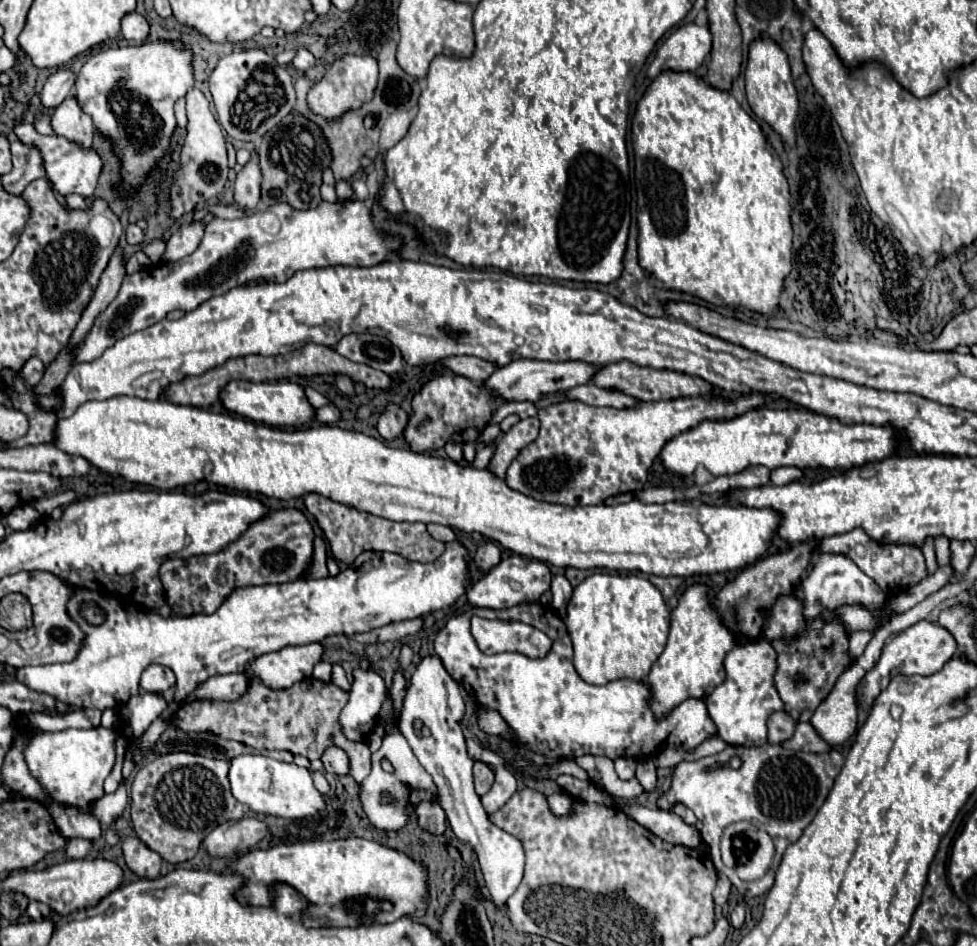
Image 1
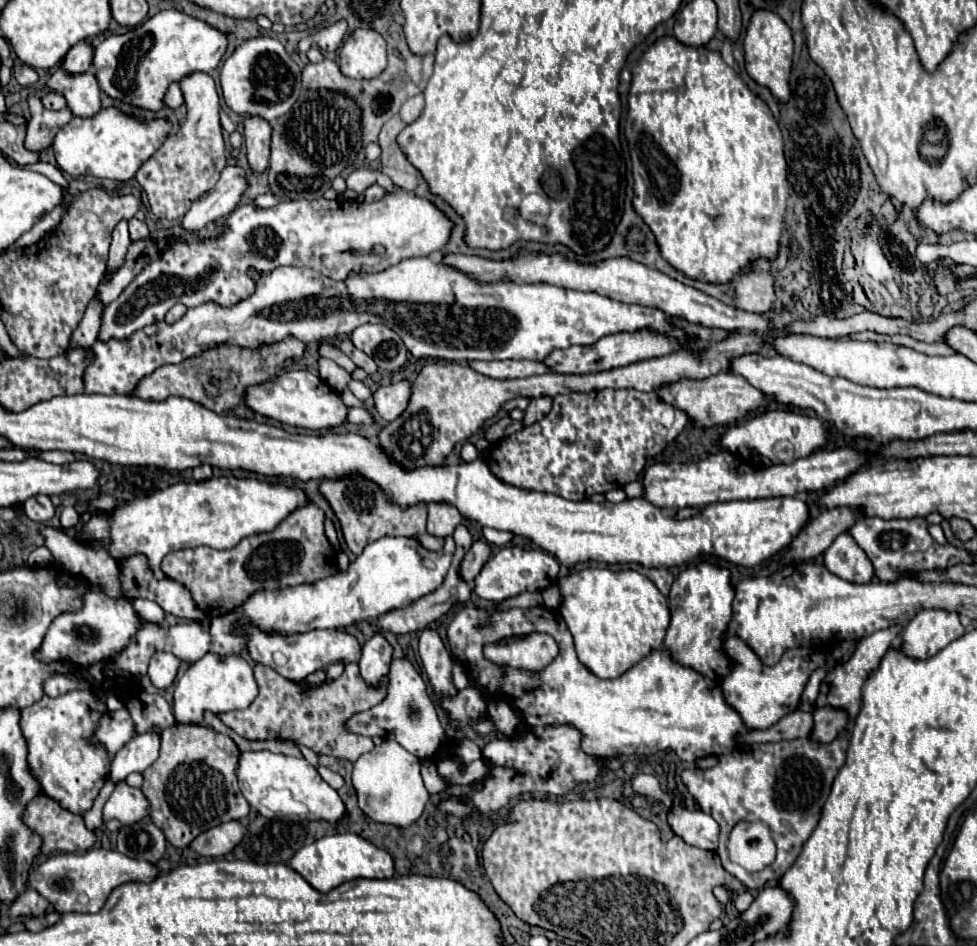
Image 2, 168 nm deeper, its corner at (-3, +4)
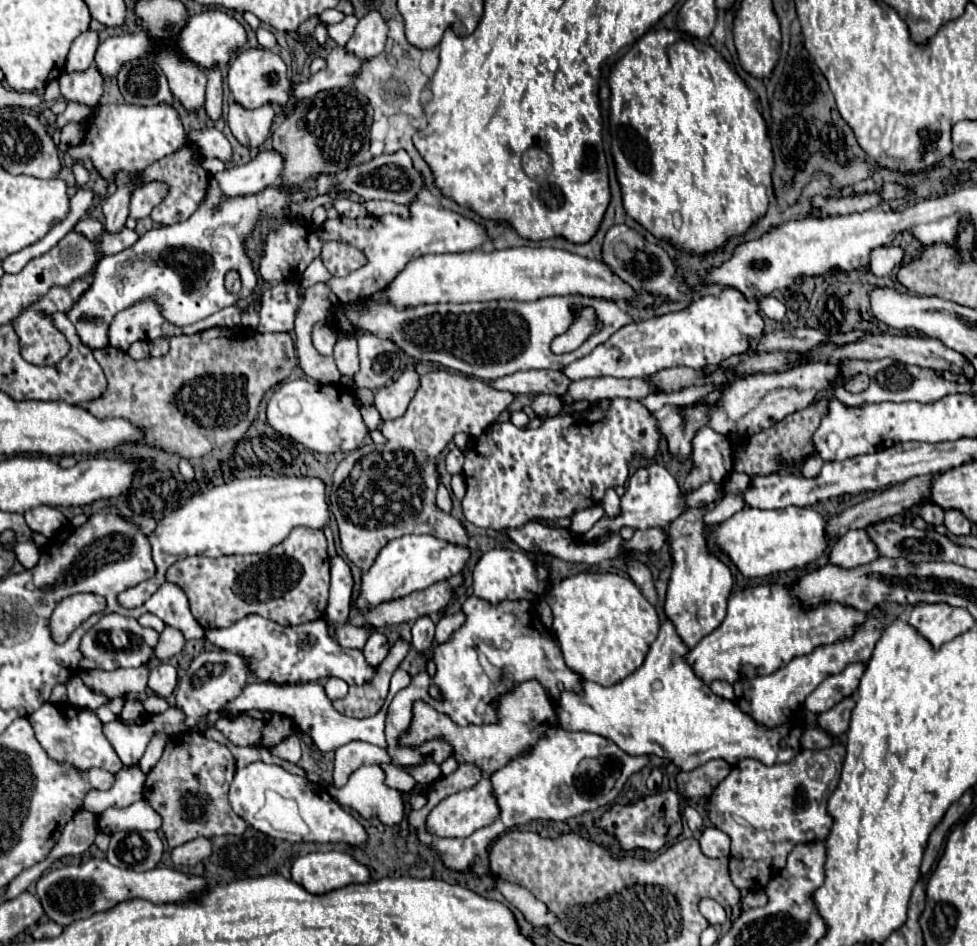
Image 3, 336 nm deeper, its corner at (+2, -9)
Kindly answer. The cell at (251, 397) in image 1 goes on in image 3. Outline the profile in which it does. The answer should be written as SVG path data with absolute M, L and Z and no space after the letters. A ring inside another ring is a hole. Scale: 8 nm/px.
M287 380L273 392L265 412L267 424L275 432L323 454L337 450L351 452L359 448L361 440L367 436L367 426L361 420L353 392L347 392L341 386L325 386L311 380Z

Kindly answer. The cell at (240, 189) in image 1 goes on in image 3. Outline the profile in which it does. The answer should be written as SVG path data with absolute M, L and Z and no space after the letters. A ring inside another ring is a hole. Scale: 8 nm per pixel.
M231 104L227 120L239 144L243 144L249 150L259 150L269 136L273 114L273 104L267 104L257 110L245 110L239 104Z

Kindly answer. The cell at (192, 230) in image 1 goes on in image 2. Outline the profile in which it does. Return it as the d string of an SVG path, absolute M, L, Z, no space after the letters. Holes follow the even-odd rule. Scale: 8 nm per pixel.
M226 165L220 173L216 187L204 193L182 219L182 227L186 231L198 231L206 223L216 221L220 217L230 215L240 203L242 195L248 191L248 179L244 177L244 169L238 165Z

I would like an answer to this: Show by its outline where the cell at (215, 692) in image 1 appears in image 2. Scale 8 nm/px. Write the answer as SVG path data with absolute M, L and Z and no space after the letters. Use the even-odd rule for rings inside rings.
M206 653L202 659L194 661L174 689L174 715L178 723L200 723L204 721L204 713L210 711L214 715L246 709L254 697L258 695L256 679L248 661L240 655L218 655Z

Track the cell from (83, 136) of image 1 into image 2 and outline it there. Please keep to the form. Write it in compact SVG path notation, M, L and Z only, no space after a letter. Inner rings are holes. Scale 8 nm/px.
M58 67L46 85L52 91L60 91L66 97L72 113L78 117L92 117L102 107L100 105L102 91L98 87L96 75L90 71L74 75L64 71L64 67Z

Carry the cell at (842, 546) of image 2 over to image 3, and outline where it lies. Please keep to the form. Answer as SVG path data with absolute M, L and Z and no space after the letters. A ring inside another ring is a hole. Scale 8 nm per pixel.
M849 530L845 536L841 536L829 554L829 562L833 566L841 566L851 570L853 566L869 564L877 558L875 544L867 538L865 530Z

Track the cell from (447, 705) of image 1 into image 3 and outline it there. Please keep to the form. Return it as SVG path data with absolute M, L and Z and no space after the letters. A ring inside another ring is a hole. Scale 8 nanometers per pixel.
M423 616L419 620L415 620L413 628L413 648L421 654L421 656L429 656L431 652L431 644L433 644L433 634L435 634L435 624L431 622L429 616Z

